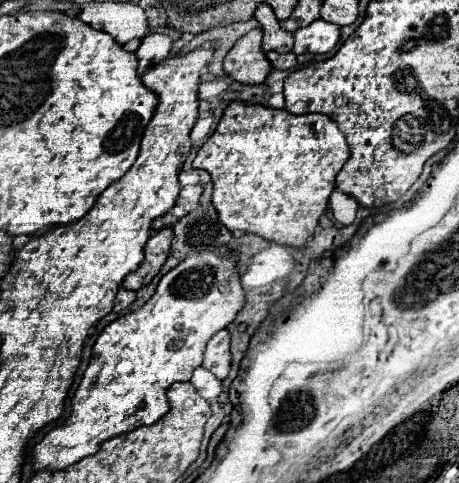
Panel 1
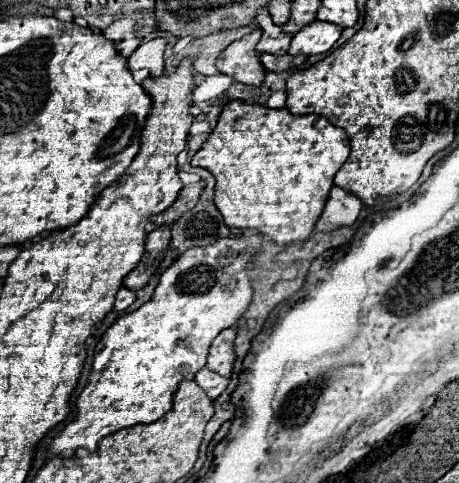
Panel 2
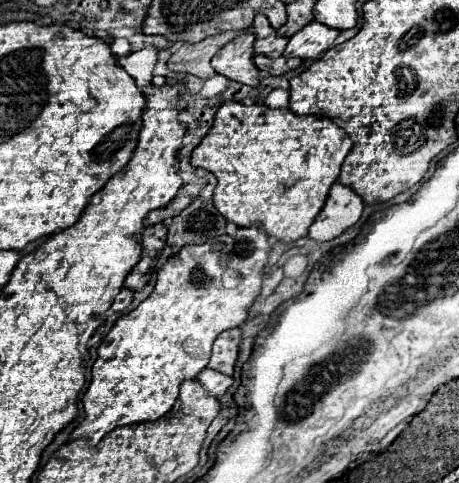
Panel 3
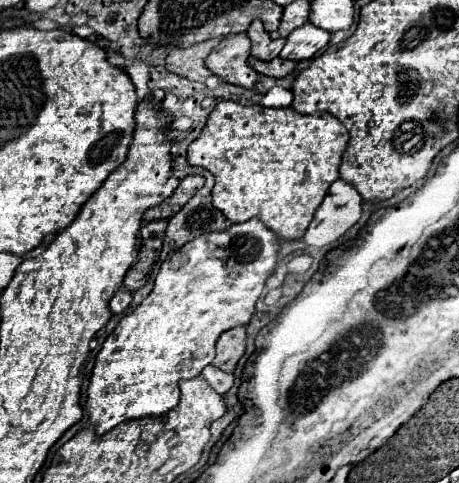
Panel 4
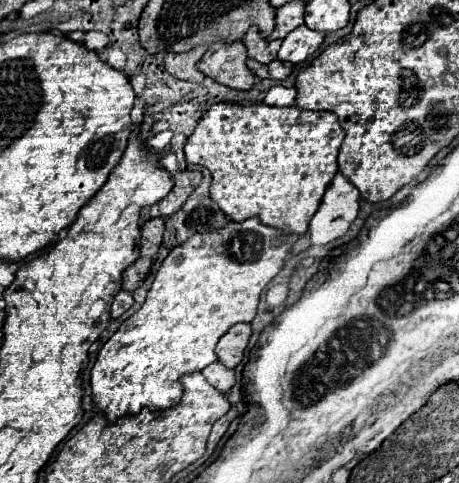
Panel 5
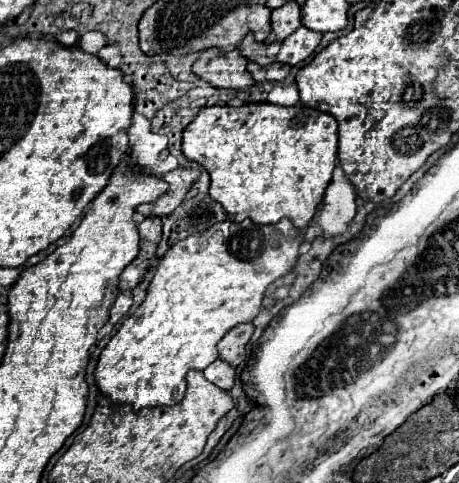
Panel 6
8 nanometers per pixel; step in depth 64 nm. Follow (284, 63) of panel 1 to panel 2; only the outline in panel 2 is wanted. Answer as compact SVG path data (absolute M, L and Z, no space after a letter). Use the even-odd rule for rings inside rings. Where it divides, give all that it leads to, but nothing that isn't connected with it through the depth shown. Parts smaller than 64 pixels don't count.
M260 54L260 62L266 72L284 72L292 66L292 58L288 54L284 56L272 56L272 54Z

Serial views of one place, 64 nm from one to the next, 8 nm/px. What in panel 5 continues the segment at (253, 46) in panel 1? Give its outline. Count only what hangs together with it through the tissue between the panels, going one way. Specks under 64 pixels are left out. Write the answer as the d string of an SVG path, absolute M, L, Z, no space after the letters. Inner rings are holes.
M214 42L208 46L196 68L200 68L204 76L212 78L218 84L234 90L250 90L254 86L254 76L248 70L246 60L248 56L242 42Z

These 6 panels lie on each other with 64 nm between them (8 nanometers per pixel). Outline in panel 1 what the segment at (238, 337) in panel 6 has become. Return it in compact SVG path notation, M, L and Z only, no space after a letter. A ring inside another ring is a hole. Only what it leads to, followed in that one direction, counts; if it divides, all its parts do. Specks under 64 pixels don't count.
M220 330L206 346L204 352L204 368L208 368L210 372L214 372L220 380L224 380L230 372L230 332L228 330Z

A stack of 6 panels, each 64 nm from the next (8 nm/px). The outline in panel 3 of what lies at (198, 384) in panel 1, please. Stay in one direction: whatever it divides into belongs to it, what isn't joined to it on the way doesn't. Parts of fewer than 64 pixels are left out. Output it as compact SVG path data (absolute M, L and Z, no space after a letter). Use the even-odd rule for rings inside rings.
M204 368L198 376L198 380L202 382L202 386L212 392L212 396L222 396L230 386L232 386L232 376L224 376L212 368Z

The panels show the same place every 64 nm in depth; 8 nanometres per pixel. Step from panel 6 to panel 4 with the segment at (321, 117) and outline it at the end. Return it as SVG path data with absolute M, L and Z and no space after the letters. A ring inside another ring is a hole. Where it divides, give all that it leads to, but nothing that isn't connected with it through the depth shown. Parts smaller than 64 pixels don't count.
M218 102L210 112L200 136L188 146L188 164L202 166L214 174L212 202L230 222L246 222L258 216L284 240L304 236L314 212L322 204L330 184L338 178L348 132L340 120L328 112L300 114L294 108L266 108L262 104L242 106L238 102Z

